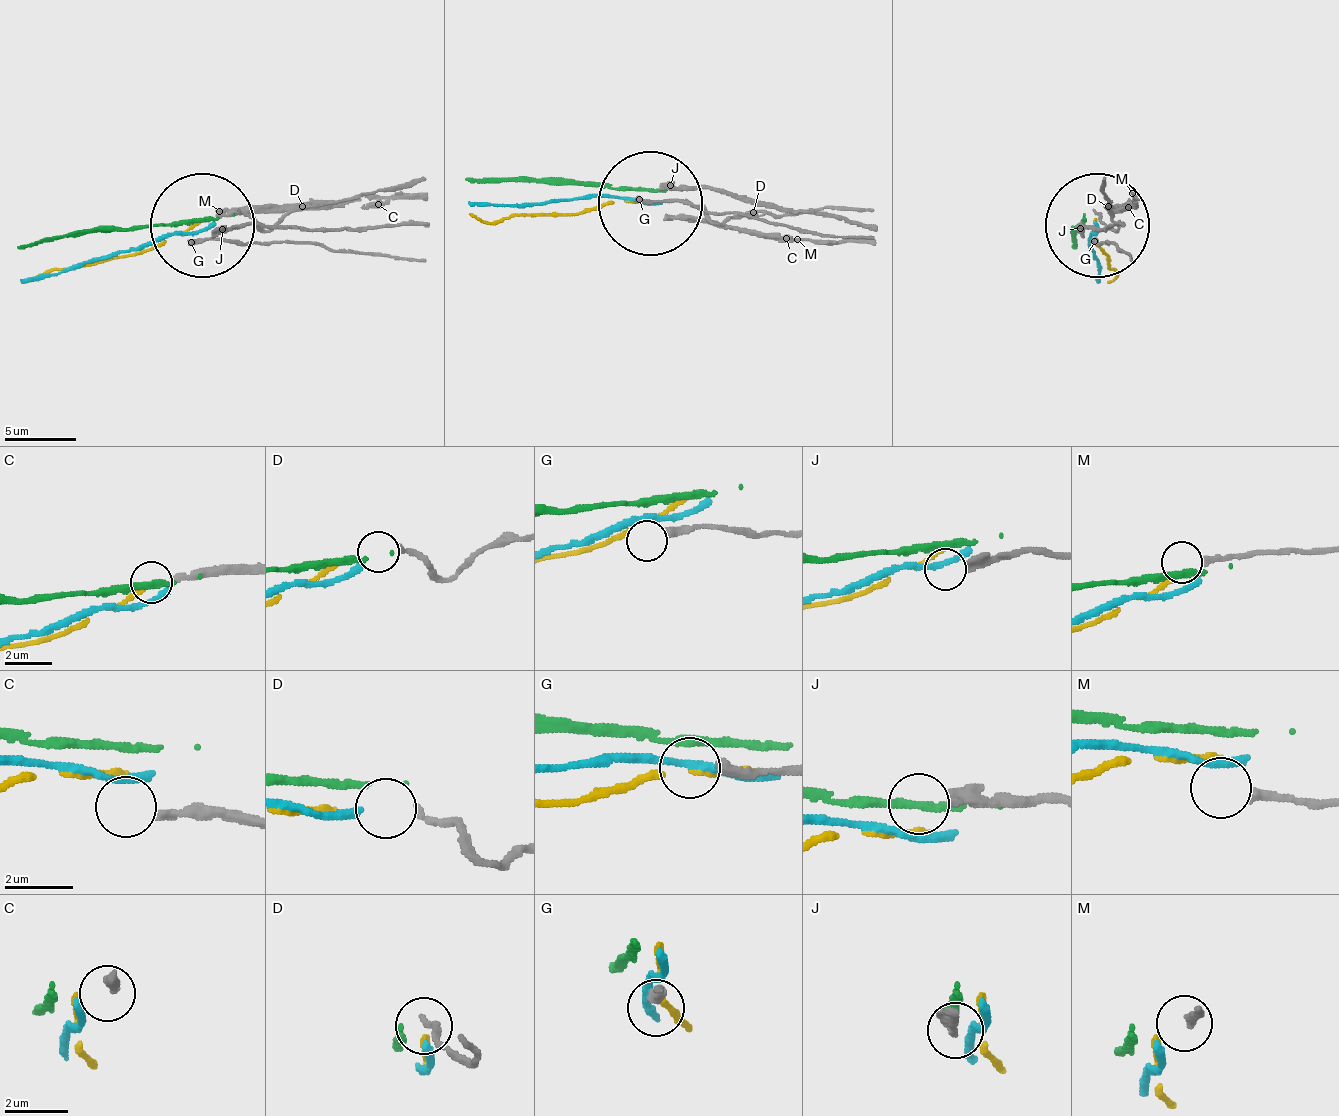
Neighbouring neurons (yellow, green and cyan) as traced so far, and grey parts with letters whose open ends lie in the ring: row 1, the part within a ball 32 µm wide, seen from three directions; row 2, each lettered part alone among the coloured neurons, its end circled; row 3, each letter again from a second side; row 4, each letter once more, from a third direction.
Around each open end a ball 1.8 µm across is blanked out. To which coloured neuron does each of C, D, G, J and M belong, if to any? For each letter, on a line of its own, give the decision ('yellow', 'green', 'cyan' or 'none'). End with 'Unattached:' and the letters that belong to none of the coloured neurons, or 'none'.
C: none
D: cyan
G: none
J: none
M: none
Unattached: C, G, J, M

